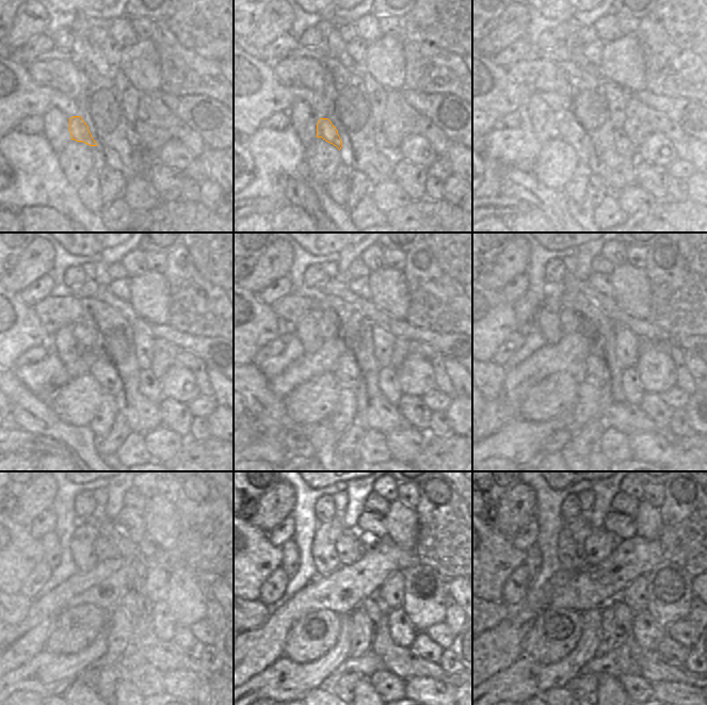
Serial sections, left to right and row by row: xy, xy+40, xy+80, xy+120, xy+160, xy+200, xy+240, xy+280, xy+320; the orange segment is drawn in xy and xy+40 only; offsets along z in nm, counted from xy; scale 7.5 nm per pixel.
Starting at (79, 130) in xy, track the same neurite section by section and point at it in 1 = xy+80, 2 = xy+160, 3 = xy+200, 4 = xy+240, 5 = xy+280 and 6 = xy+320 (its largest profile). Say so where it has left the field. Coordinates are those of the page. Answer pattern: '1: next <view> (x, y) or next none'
1: next xy+80 (568, 130)
2: next xy+160 (347, 373)
3: next xy+200 (596, 366)
4: next xy+240 (132, 605)
5: next xy+280 (375, 608)
6: next xy+320 (624, 617)

